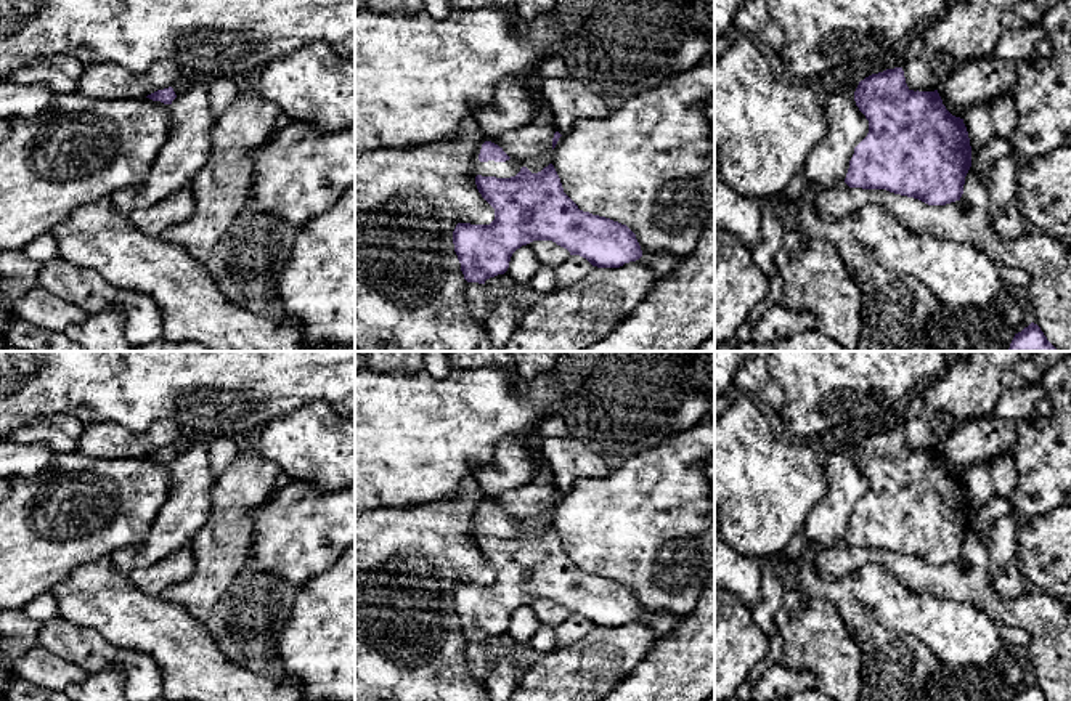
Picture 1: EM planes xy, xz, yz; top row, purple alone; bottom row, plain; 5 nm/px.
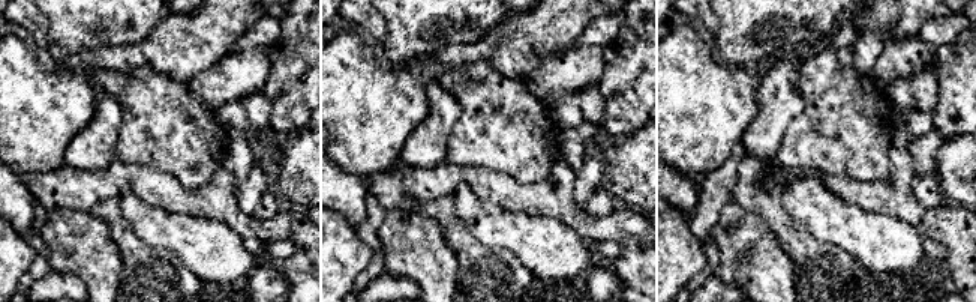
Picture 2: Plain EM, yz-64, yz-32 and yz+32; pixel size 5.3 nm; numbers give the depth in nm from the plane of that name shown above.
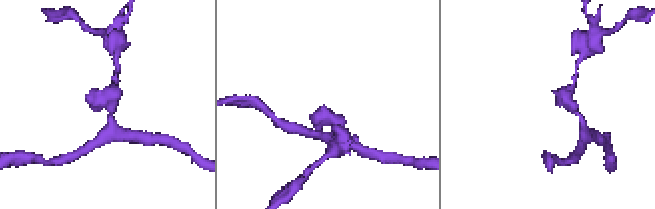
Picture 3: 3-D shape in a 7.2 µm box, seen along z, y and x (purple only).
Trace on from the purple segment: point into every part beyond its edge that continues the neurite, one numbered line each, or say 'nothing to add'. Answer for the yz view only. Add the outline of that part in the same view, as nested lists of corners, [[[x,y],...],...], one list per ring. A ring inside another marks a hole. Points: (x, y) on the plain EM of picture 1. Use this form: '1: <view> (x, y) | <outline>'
nothing to add

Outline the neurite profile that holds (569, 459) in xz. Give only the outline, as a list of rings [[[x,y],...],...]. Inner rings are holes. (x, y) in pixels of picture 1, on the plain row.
[[[572,436],[543,440],[541,452],[560,494],[565,494],[580,478],[602,478],[610,473],[601,456]]]

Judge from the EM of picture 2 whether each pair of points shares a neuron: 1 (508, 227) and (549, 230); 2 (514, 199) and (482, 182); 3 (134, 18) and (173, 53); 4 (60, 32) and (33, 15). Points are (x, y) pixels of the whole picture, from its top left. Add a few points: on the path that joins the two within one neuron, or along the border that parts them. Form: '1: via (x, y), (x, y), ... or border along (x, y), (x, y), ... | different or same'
1: via (519, 230), (538, 230) | same
2: via (507, 193), (489, 185) | same
3: border along (171, 15), (144, 41), (119, 45) | different
4: border along (44, 15), (48, 23), (47, 47) | different

